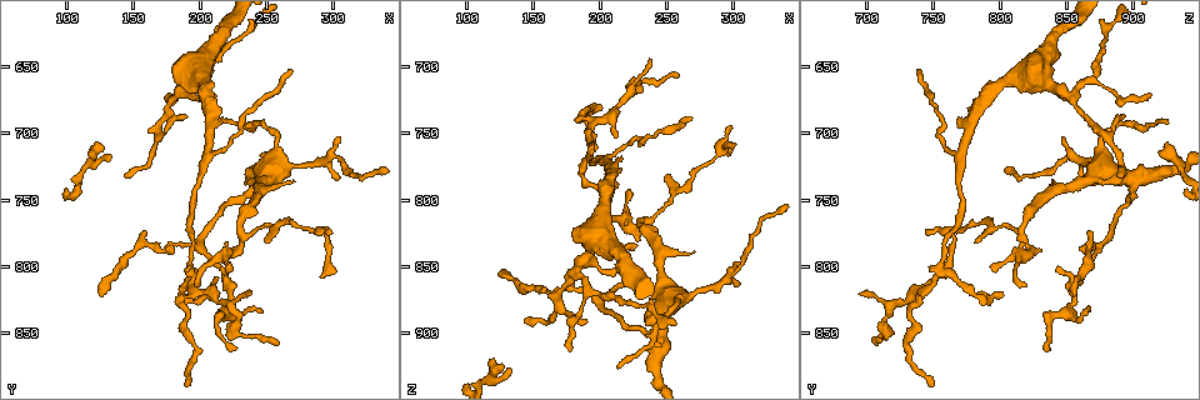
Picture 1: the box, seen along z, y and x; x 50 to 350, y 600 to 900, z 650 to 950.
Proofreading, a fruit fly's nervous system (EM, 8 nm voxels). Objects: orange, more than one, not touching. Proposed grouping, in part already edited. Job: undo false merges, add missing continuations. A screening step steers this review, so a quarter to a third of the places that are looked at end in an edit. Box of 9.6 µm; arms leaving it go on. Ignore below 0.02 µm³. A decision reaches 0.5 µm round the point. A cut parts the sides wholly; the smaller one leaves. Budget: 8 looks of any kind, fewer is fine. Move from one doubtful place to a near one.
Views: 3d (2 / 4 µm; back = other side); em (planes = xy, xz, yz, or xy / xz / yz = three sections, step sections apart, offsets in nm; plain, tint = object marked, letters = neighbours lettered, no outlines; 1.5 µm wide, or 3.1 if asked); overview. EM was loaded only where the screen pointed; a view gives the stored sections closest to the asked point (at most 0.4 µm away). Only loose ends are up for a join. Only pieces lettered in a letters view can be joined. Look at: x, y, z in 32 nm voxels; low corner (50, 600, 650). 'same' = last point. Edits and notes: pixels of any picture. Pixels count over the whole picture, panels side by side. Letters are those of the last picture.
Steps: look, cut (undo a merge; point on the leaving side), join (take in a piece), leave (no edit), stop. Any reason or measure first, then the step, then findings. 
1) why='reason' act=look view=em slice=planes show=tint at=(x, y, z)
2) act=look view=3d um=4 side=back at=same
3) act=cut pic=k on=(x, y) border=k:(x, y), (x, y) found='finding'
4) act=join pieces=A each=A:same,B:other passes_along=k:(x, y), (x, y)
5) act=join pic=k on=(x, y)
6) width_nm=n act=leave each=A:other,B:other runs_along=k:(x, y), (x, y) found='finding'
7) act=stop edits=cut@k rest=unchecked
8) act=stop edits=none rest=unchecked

why='thin neck' act=look view=em slice=yz step=8 show=tint at=(186, 668, 854)

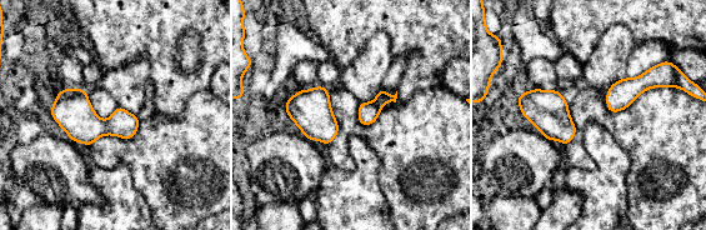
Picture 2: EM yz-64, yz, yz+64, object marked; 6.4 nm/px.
why='cut it another way' act=look view=em slice=planes show=letters at=same

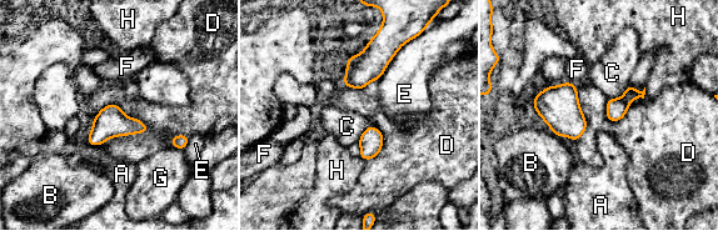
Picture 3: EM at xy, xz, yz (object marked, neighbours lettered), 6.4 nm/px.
width_nm=130 longest_contact=D:380nm act=leave each=A:other,B:other,C:other,D:other,E:other,F:other,G:other,H:other found='all the same neuron'

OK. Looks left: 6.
why='an open end' act=look view=em slice=yz step=8 show=tint at=(144, 732, 892)

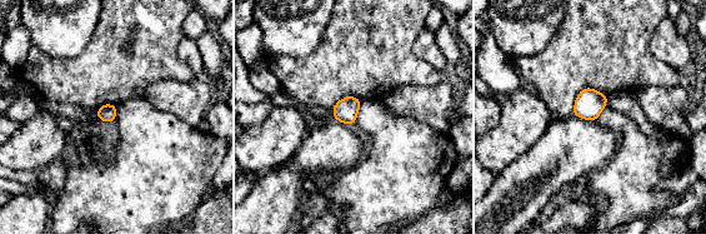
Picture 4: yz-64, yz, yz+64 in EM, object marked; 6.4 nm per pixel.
act=look view=em slice=planes show=letters at=same

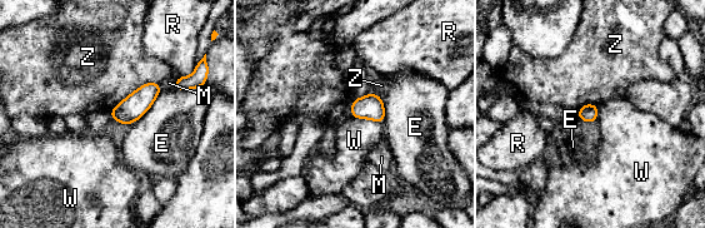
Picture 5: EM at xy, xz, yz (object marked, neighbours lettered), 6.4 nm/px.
act=leave each=E:other,M:other,R:other,W:other,Z:other border=5:(351, 115), (369, 118), (381, 124) found='none of them fits'

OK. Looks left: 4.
why='branch point' act=look view=3d um=4 at=(204, 716, 772)

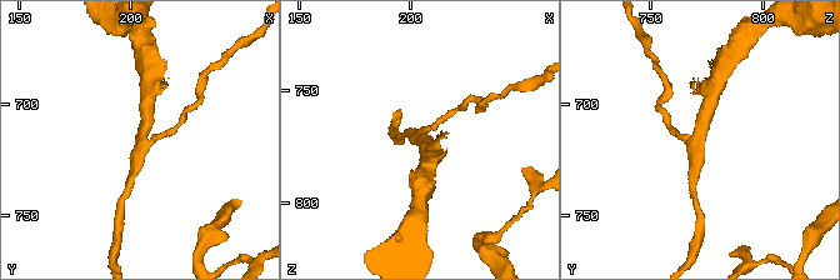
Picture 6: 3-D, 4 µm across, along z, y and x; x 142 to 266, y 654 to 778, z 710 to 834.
why='now the EM' act=look view=em slice=planes show=letters at=(206, 716, 772)

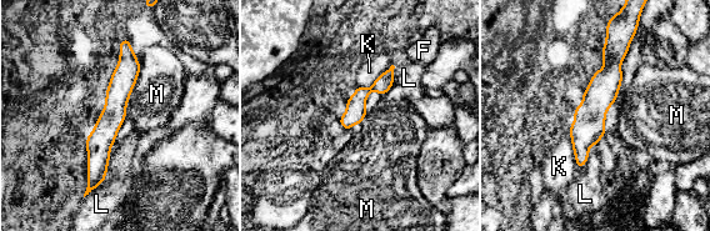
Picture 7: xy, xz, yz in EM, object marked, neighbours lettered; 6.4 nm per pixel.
width_nm=130 act=leave each=F:other,K:other,L:other,M:other border=7:(141, 65), (126, 104), (125, 114) found='one neuron here'

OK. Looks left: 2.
act=stop edits=none rest=unchecked

